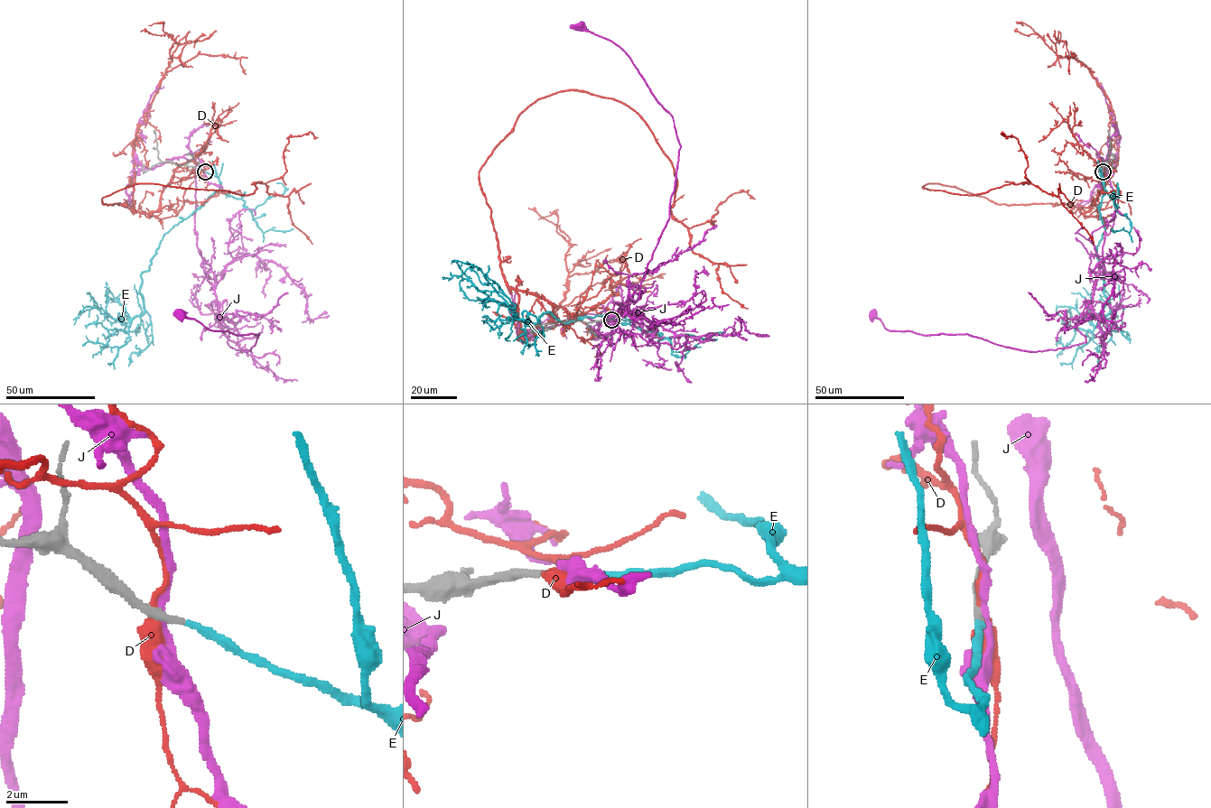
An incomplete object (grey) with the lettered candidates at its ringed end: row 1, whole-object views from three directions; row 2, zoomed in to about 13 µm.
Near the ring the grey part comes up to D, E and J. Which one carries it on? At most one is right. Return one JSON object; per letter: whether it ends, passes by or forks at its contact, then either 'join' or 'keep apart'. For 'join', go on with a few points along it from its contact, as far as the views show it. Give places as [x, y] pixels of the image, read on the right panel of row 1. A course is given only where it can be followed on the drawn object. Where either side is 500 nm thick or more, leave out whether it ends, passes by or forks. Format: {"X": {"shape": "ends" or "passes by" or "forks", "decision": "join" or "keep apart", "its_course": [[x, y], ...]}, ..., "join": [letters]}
{"D": {"shape": "passes by", "decision": "keep apart"}, "E": {"shape": "ends", "decision": "join", "its_course": [[1103, 171], [1099, 212], [1104, 232], [1096, 254], [1110, 311], [1092, 331], [1074, 329], [1069, 343], [1057, 346]]}, "J": {"shape": "passes by", "decision": "keep apart"}, "join": ["E"]}

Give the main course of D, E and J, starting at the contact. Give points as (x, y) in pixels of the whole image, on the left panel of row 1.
D: (203, 171), (181, 163), (156, 211), (102, 202), (135, 184), (246, 195), (265, 183), (312, 244)
E: (205, 171), (220, 188), (163, 236), (141, 273), (144, 311), (127, 331), (109, 329), (105, 347), (82, 346)
J: (204, 171), (184, 154), (196, 165), (197, 246), (227, 341), (248, 351), (259, 335), (212, 330), (181, 312)

